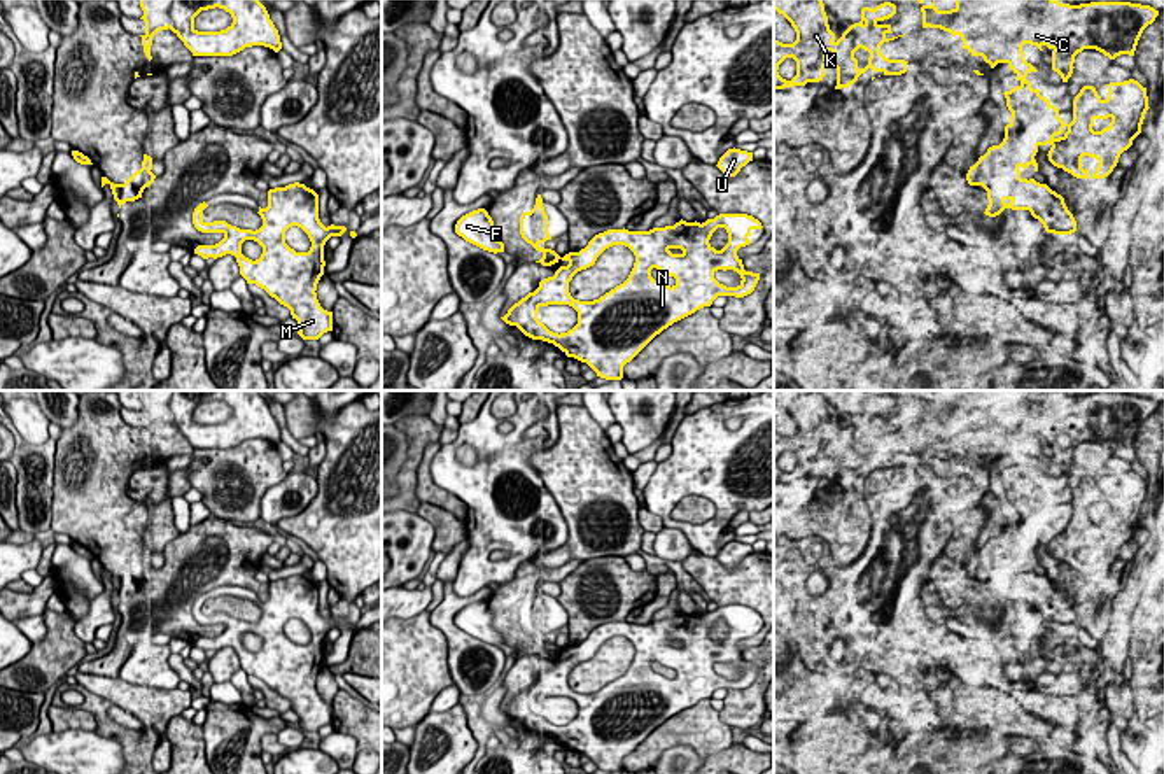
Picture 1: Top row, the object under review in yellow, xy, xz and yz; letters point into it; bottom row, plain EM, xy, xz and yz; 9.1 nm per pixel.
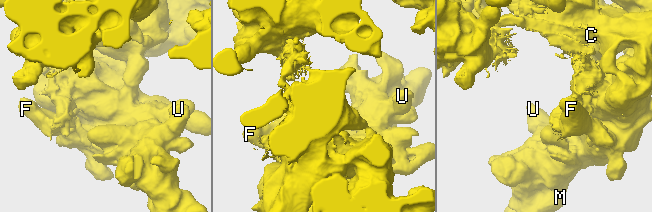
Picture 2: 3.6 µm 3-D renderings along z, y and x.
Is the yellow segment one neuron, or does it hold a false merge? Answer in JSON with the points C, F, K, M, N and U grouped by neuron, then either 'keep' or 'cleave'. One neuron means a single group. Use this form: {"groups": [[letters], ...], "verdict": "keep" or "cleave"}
{"groups": [["C"], ["F", "K", "M", "N", "U"]], "verdict": "cleave"}

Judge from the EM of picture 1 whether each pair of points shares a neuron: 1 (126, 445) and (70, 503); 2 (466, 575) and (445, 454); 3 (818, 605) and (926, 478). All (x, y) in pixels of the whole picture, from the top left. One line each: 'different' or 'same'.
1: same
2: same
3: same

